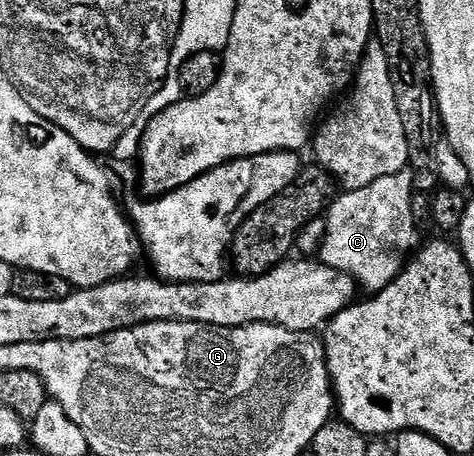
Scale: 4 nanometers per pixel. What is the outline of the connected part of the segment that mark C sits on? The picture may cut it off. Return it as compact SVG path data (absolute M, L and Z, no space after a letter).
M409 170L379 178L371 186L342 191L324 217L325 241L321 244L320 263L349 273L362 289L377 290L395 279L418 247L413 196L415 177Z

